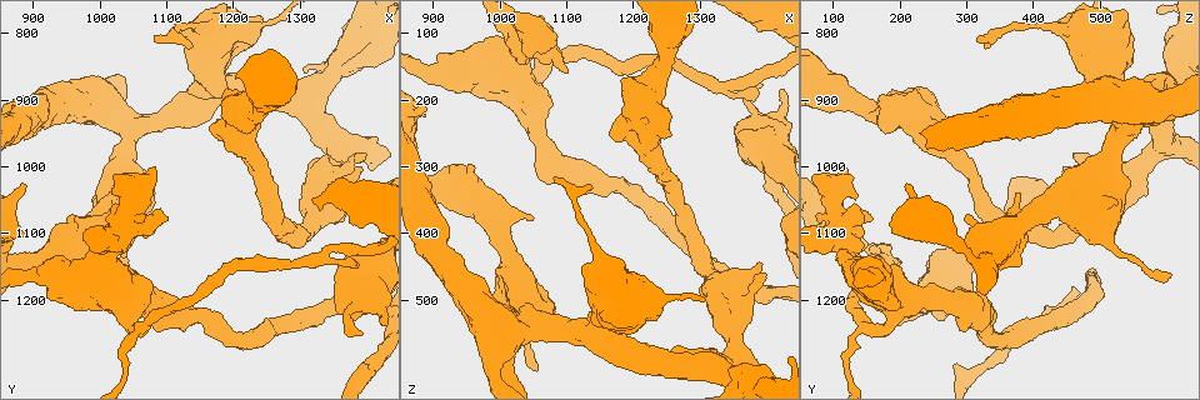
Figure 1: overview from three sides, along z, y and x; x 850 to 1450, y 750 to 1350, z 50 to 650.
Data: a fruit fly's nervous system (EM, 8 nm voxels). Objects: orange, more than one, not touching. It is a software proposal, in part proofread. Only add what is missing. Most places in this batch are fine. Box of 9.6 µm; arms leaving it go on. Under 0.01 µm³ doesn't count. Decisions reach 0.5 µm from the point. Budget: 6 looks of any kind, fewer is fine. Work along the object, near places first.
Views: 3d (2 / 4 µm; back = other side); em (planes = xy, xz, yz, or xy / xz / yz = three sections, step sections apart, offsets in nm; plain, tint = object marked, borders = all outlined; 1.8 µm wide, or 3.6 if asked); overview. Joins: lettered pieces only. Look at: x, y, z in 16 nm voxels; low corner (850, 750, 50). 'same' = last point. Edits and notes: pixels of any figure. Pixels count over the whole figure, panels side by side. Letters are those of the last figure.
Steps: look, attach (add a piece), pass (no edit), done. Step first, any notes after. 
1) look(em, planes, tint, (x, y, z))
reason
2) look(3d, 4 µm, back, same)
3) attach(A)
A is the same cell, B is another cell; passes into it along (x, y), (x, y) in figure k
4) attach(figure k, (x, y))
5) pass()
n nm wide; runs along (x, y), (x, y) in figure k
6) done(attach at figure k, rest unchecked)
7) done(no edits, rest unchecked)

look(em, planes, borders, (1390, 1250, 180))
branch stops here

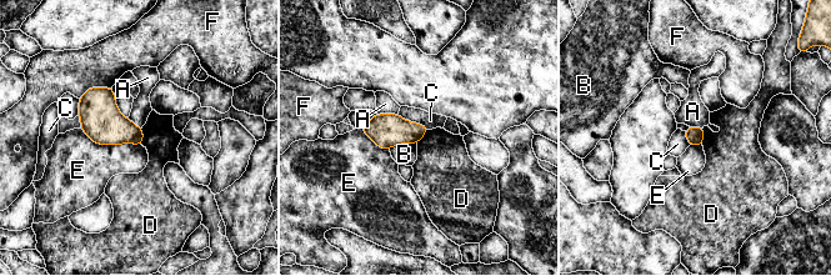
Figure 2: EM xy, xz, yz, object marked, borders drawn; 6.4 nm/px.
pass()
A, B, C, D, E and F are other cells; border along (141, 128), (143, 145) in figure 2; none of them fits

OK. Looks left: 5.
look(3d, 2 µm, (1395, 1295, 275))
an open end

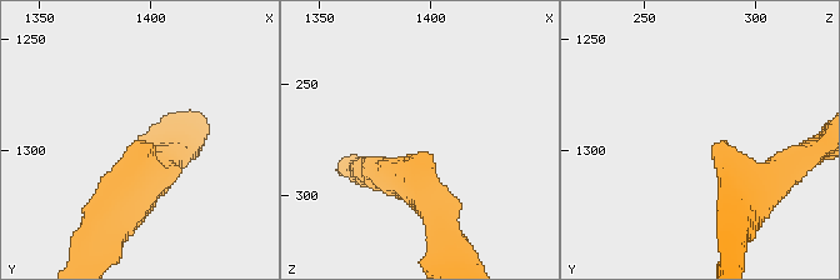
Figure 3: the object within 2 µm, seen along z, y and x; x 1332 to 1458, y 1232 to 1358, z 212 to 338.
look(em, xz, step 4, plain, (1398, 1296, 280))
arms of 190, 240 nm; now the EM

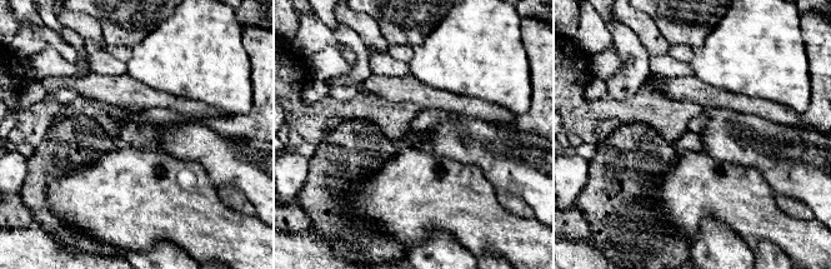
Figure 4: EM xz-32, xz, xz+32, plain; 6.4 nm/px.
look(em, xz, step 4, borders, same)

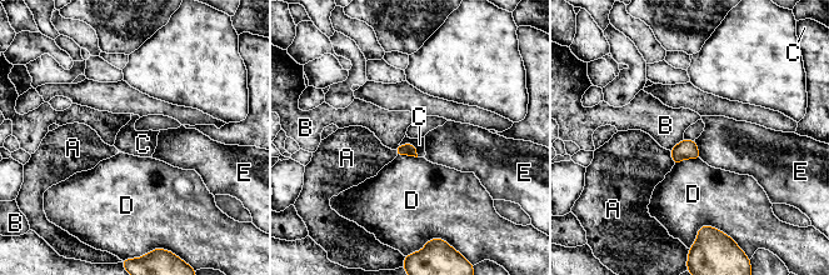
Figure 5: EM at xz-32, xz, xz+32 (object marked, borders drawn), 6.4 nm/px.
pass()
D touches over 180 nm; A, B, C, D and E are other cells; none of them fits

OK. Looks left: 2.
look(em, 3.6 µm, planes, plain, (1240, 925, 270))
an open end

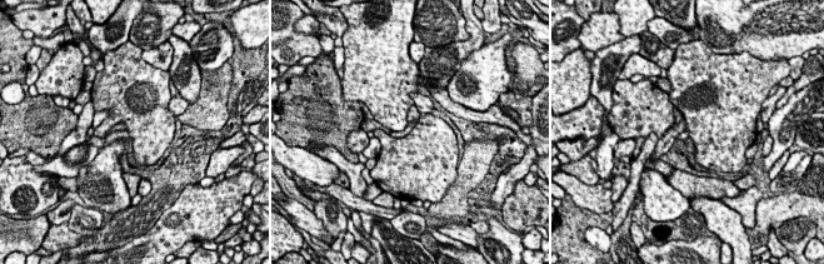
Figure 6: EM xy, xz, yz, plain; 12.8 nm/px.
look(em, 3.6 µm, planes, borders, same)

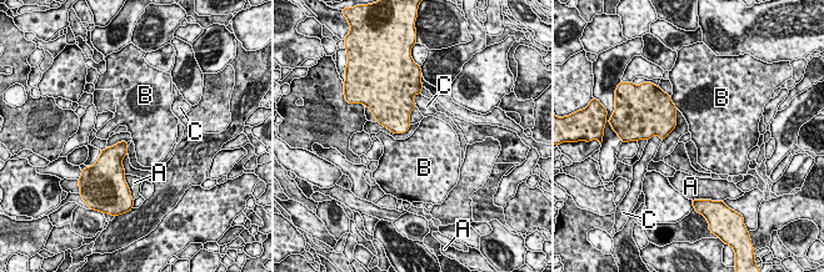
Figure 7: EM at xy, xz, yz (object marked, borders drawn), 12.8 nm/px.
pass()
C touches over 190 nm; A, B and C are other cells; border along (670, 97), (677, 107) in figure 7; none of them fits

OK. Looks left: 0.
done(no edits, rest unchecked)

